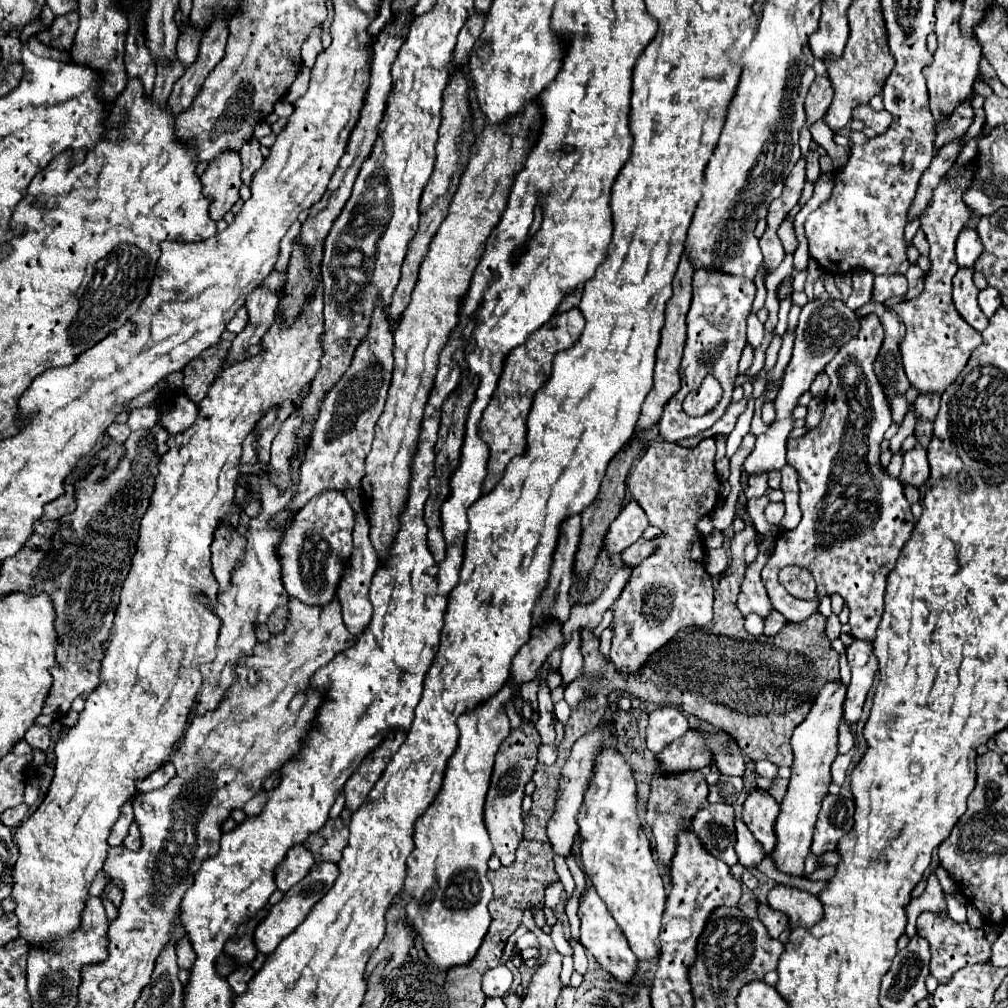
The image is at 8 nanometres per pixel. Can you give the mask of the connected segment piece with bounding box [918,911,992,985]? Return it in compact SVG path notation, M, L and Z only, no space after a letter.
M934 911L920 913L918 935L930 943L930 953L932 953L930 975L934 975L940 985L948 983L952 979L952 975L966 965L988 963L988 957L992 955L990 943L982 929L974 929L968 923L956 923L948 917L948 913L934 913Z

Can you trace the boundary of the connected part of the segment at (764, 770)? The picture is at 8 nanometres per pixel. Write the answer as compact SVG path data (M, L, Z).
M756 761L754 763L754 771L760 775L760 777L768 777L768 779L774 779L778 775L778 767L772 765L770 761Z

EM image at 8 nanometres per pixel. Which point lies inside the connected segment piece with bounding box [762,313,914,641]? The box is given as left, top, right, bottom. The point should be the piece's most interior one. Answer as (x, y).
(855, 519)

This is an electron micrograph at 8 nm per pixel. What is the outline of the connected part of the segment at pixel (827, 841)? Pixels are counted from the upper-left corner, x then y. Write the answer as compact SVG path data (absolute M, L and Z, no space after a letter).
M826 795L822 801L822 809L818 813L818 821L814 827L812 853L820 857L826 851L834 851L840 837L844 837L852 829L854 801L844 799L840 795Z

